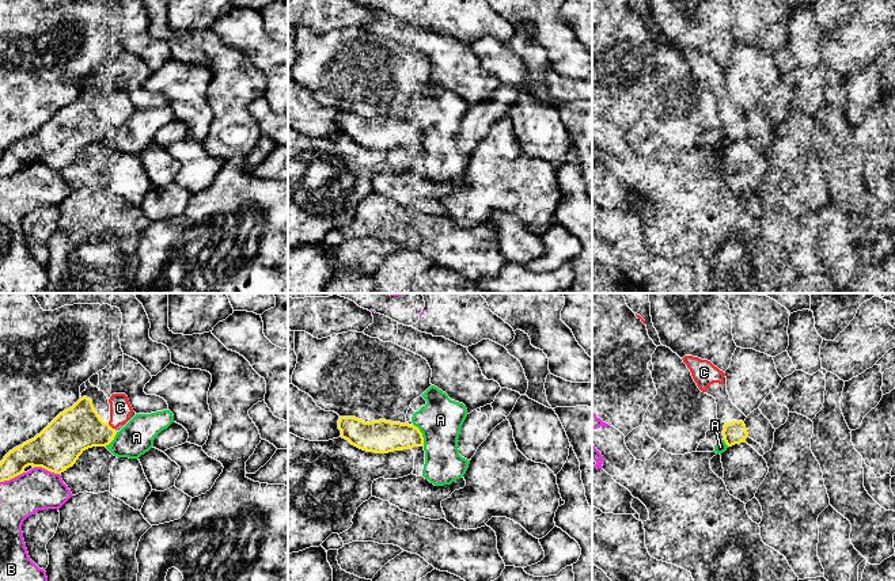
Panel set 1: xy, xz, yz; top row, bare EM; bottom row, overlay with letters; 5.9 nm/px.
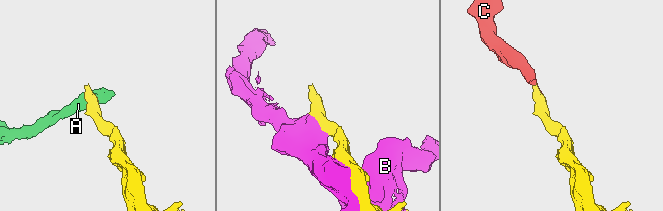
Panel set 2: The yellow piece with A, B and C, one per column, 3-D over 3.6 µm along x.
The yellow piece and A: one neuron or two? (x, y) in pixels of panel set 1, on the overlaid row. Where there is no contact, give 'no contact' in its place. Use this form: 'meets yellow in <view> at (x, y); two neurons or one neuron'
meets yellow in xz at (421, 435); two neurons

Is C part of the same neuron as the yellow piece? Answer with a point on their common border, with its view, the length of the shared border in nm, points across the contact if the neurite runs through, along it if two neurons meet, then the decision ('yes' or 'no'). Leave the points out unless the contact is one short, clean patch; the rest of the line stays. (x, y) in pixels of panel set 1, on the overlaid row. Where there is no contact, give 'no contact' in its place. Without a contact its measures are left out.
meets yellow in xy at (110, 426); contact 50 nm long; yes

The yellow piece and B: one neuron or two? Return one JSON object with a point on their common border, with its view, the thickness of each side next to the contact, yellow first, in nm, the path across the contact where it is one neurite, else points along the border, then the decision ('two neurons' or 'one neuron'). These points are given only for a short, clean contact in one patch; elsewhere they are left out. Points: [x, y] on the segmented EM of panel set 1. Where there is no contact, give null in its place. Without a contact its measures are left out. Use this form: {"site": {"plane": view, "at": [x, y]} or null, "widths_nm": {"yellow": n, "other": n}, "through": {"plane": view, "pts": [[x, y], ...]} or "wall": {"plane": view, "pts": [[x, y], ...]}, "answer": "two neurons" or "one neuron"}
{"site": {"plane": "xy", "at": [46, 469]}, "widths_nm": {"yellow": 280, "other": 240}, "answer": "two neurons"}

